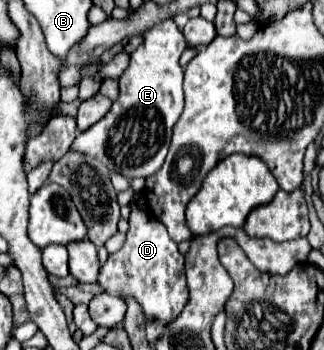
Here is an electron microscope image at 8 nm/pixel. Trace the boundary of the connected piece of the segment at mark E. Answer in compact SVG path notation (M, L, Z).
M171 18L153 26L151 30L147 30L143 36L143 44L131 54L129 68L125 70L125 74L119 80L121 94L113 102L113 108L101 122L97 122L89 130L77 134L71 148L81 150L83 154L101 160L111 172L119 172L127 178L149 178L151 174L155 174L163 166L163 160L167 156L167 148L171 142L171 130L183 110L183 86L181 86L183 84L183 68L179 66L179 56L185 52L185 48L187 48L185 38Z

